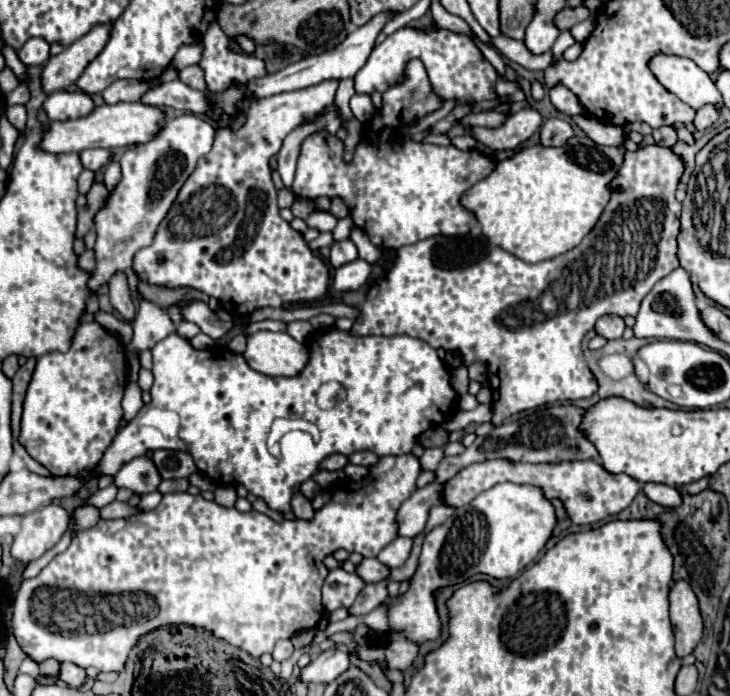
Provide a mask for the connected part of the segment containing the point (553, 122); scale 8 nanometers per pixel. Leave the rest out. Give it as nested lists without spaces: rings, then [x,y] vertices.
[[[548,118],[540,126],[540,144],[542,146],[564,146],[574,136],[572,126],[562,118]]]

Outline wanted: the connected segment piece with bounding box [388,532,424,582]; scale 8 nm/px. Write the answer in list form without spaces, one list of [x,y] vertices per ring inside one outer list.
[[[420,532],[416,538],[414,538],[414,550],[410,552],[410,558],[406,560],[404,566],[400,568],[390,568],[390,574],[388,576],[394,576],[394,580],[402,582],[406,578],[410,578],[416,570],[416,562],[418,562],[418,554],[420,554],[420,546],[422,546],[422,538],[424,538],[424,532]]]

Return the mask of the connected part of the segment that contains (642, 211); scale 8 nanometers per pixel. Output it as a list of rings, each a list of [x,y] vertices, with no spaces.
[[[646,146],[640,148],[638,152],[628,152],[624,154],[624,166],[618,174],[618,178],[614,180],[616,186],[622,188],[622,192],[614,194],[612,200],[608,202],[604,214],[600,216],[598,224],[594,226],[594,230],[578,244],[578,248],[556,256],[552,260],[544,260],[538,264],[526,264],[524,260],[516,258],[514,254],[502,250],[502,248],[494,248],[484,260],[472,264],[472,266],[464,266],[464,268],[454,268],[454,270],[442,270],[434,264],[432,260],[432,250],[434,244],[442,238],[442,236],[432,236],[426,240],[420,240],[416,244],[410,246],[402,246],[396,252],[396,260],[390,266],[388,274],[384,276],[384,280],[380,280],[378,284],[368,288],[366,300],[364,304],[358,306],[360,314],[354,320],[354,326],[350,328],[352,336],[398,336],[398,334],[408,334],[420,340],[426,340],[434,350],[442,348],[442,350],[452,350],[460,354],[460,360],[464,366],[470,366],[474,362],[482,362],[486,364],[486,374],[488,374],[488,382],[492,388],[492,406],[494,406],[494,418],[492,422],[498,426],[502,424],[506,418],[510,418],[516,412],[522,410],[530,410],[530,408],[538,408],[542,404],[552,404],[552,402],[576,402],[580,398],[590,398],[594,392],[598,392],[598,382],[594,378],[594,374],[590,372],[590,368],[582,366],[584,362],[584,350],[582,350],[582,342],[584,336],[594,328],[596,320],[606,316],[606,314],[618,314],[618,316],[636,316],[642,298],[654,288],[654,284],[658,280],[662,280],[664,276],[668,276],[676,266],[678,266],[678,258],[676,258],[676,236],[680,232],[680,204],[676,202],[676,186],[680,180],[680,174],[684,170],[684,164],[680,162],[680,156],[676,156],[670,148],[662,148],[662,146]]]

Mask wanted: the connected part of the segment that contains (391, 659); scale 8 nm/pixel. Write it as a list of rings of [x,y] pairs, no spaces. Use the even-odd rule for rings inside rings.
[[[404,636],[400,638],[394,638],[386,648],[386,660],[388,660],[388,666],[390,668],[396,668],[396,670],[412,670],[414,668],[414,662],[418,658],[418,646],[408,642]]]

